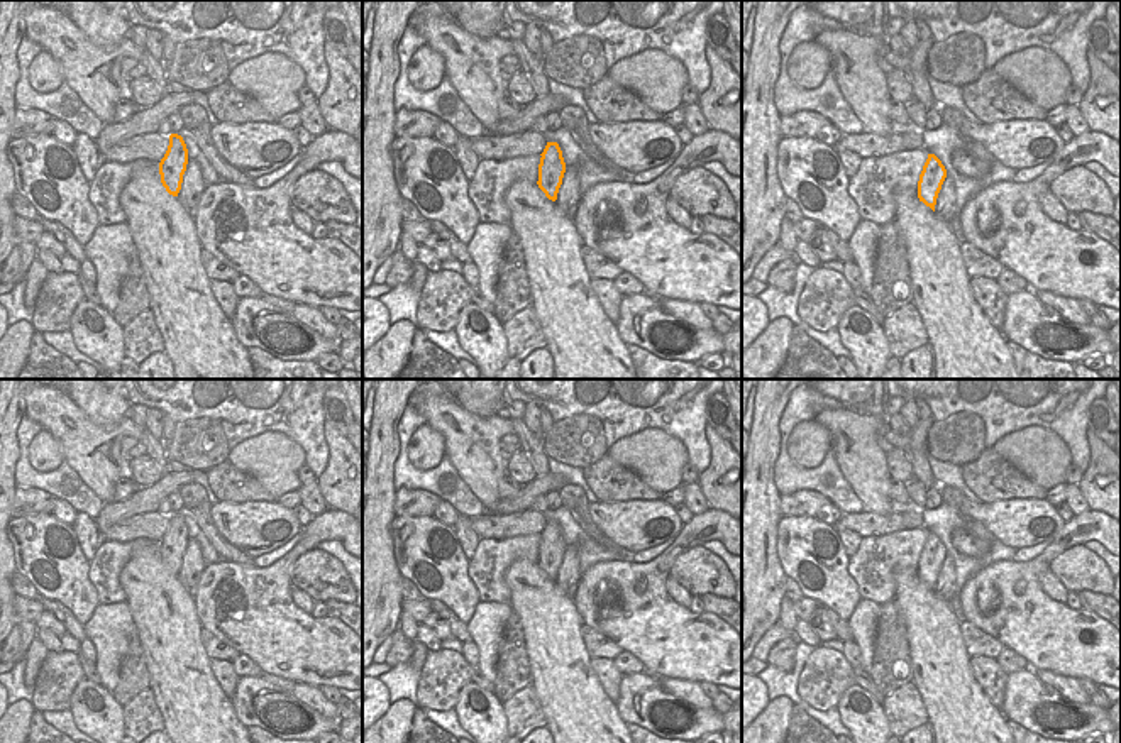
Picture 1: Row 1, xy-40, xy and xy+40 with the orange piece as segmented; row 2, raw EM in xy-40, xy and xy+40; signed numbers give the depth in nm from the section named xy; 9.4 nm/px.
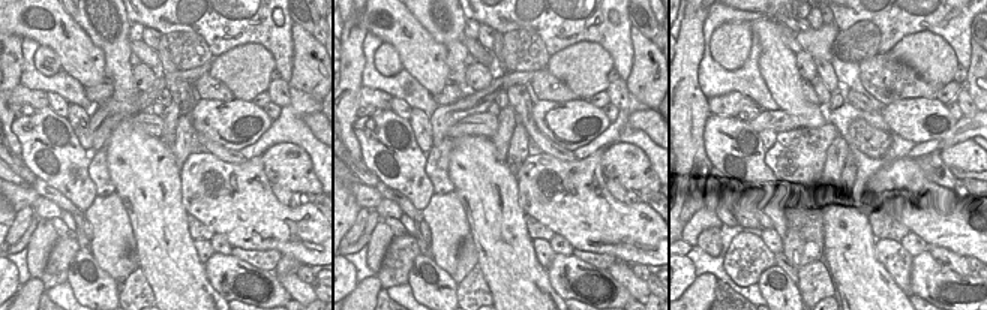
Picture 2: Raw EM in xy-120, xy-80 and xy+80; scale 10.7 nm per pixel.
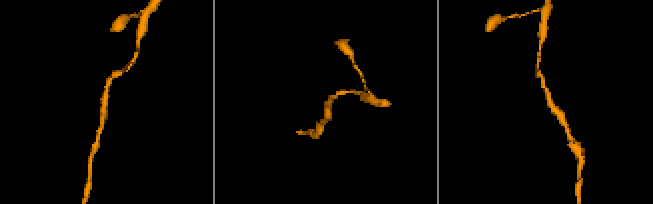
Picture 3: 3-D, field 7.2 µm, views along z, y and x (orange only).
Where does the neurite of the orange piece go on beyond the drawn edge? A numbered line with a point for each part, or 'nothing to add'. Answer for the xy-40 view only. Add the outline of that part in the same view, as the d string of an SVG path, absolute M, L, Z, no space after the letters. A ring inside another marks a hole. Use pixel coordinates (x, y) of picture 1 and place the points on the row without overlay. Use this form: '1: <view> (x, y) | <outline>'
nothing to add

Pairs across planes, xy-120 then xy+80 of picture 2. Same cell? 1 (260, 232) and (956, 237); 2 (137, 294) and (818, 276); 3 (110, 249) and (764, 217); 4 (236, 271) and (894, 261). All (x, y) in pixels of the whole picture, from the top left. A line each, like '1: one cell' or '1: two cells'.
1: one cell
2: one cell
3: two cells
4: two cells

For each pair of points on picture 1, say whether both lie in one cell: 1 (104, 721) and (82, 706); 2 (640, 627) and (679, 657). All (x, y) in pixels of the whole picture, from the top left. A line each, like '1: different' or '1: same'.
1: same
2: same

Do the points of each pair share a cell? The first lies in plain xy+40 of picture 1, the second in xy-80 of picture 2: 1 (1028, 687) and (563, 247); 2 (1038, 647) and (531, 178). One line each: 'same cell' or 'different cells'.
1: different cells
2: same cell

